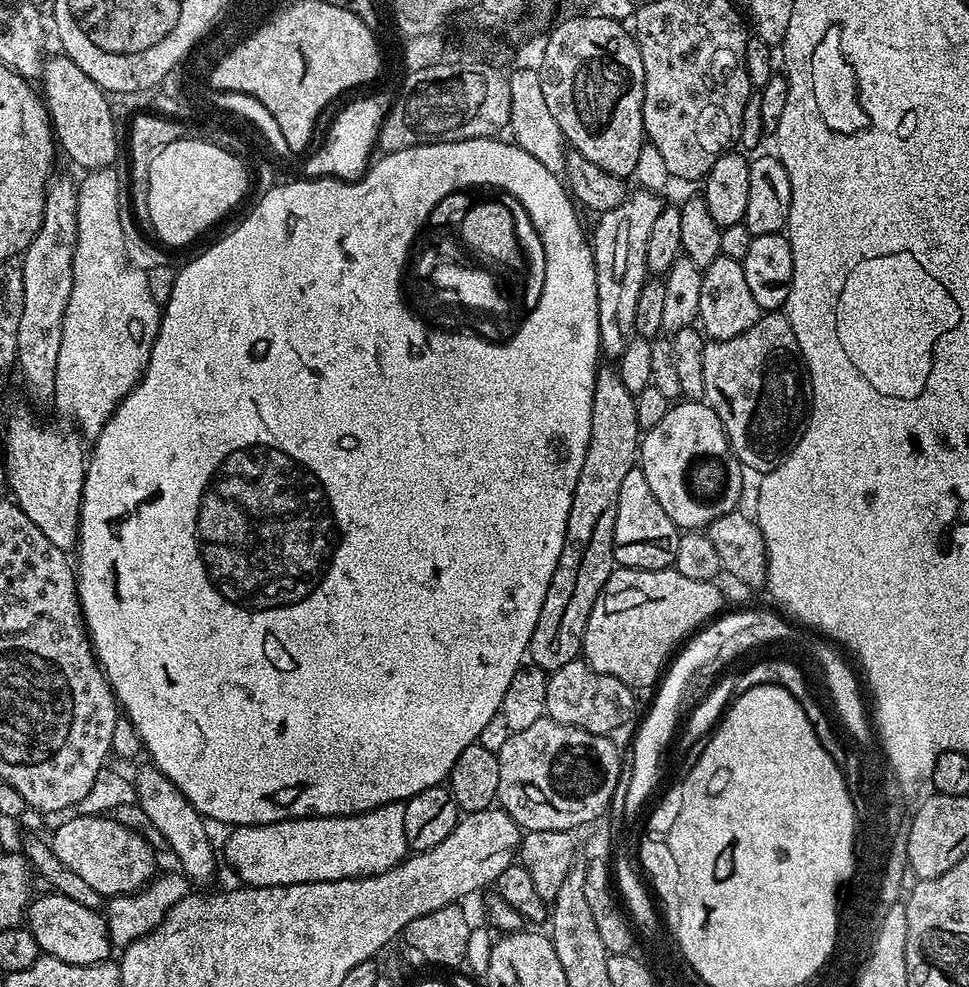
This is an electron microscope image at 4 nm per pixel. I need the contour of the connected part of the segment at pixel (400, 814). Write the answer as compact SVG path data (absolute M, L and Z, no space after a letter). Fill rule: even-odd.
M399 803L383 804L354 816L307 816L301 820L233 827L222 856L247 887L269 888L377 876L398 866L409 852L404 804Z

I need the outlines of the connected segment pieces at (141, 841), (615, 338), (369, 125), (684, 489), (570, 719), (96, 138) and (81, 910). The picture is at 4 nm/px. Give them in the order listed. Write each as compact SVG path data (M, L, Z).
M73 815L50 836L55 857L64 868L89 883L105 898L124 896L144 888L157 875L156 856L146 837L105 815Z
M633 191L624 199L622 206L599 213L596 229L591 229L590 243L596 267L598 286L598 326L600 350L605 357L618 358L626 350L630 337L636 330L638 294L649 279L646 262L646 242L650 242L650 229L654 218L666 207L665 201L655 192Z
M360 96L357 100L350 101L333 118L320 149L305 162L303 175L308 178L331 178L349 182L360 179L373 159L372 148L374 152L380 139L380 127L388 113L388 106L389 101L383 100L380 96Z
M676 402L640 441L638 467L646 474L658 506L681 530L704 530L722 514L737 511L745 469L728 444L718 414L704 402Z
M577 658L549 675L544 711L547 719L554 722L607 736L615 733L615 728L622 727L631 718L636 708L636 700L632 696L635 696L633 689L618 682L618 678L598 674L583 659Z
M63 54L49 55L45 59L43 80L42 99L52 121L59 151L63 155L65 152L83 170L113 167L117 163L116 151L119 148L121 151L122 144L116 141L117 117L104 89L99 88L94 78L90 78L69 56Z
M59 894L48 895L52 896L37 895L26 913L26 926L31 930L43 955L78 966L100 964L113 955L112 940L108 936L108 921L97 909L82 906L82 902L74 902L74 898Z

